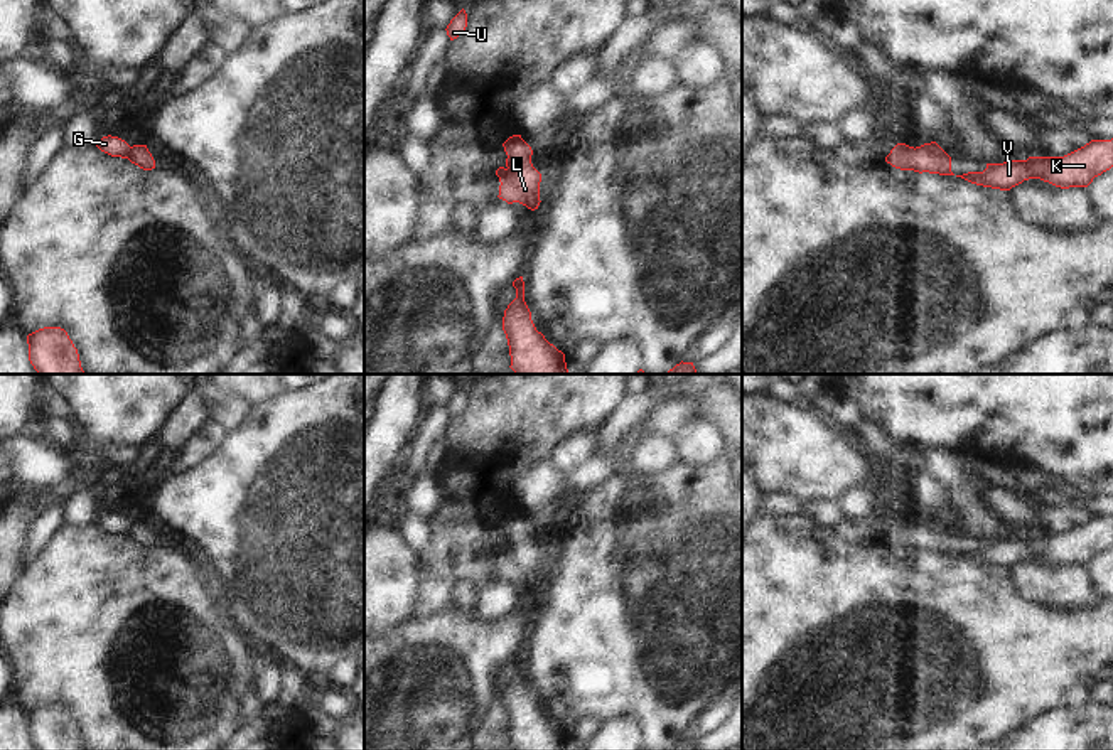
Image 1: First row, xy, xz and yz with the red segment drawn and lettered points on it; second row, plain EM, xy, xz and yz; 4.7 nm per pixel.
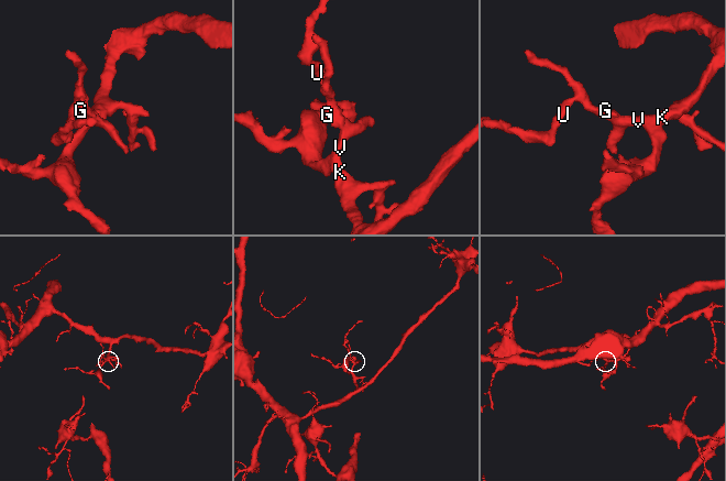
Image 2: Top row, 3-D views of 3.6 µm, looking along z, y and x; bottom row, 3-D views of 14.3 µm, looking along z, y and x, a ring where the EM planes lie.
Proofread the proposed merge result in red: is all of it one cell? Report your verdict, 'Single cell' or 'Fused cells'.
Single cell.

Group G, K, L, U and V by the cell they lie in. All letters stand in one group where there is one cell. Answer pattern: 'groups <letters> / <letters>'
groups G K L U V

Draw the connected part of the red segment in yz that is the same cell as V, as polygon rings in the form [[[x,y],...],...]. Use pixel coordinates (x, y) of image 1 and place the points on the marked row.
[[[1113,138],[1091,140],[1064,157],[1029,157],[1003,163],[987,163],[983,172],[961,177],[971,184],[1010,190],[1029,179],[1040,179],[1061,189],[1088,187],[1094,177],[1113,167]]]

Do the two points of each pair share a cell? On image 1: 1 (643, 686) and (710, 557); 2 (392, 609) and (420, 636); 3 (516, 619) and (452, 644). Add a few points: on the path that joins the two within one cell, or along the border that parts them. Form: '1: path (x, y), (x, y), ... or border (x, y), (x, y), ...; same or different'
1: path (643, 654), (643, 624), (678, 589); same
2: border (412, 617), (381, 634); different
3: path (501, 634), (491, 644), (467, 644); same

